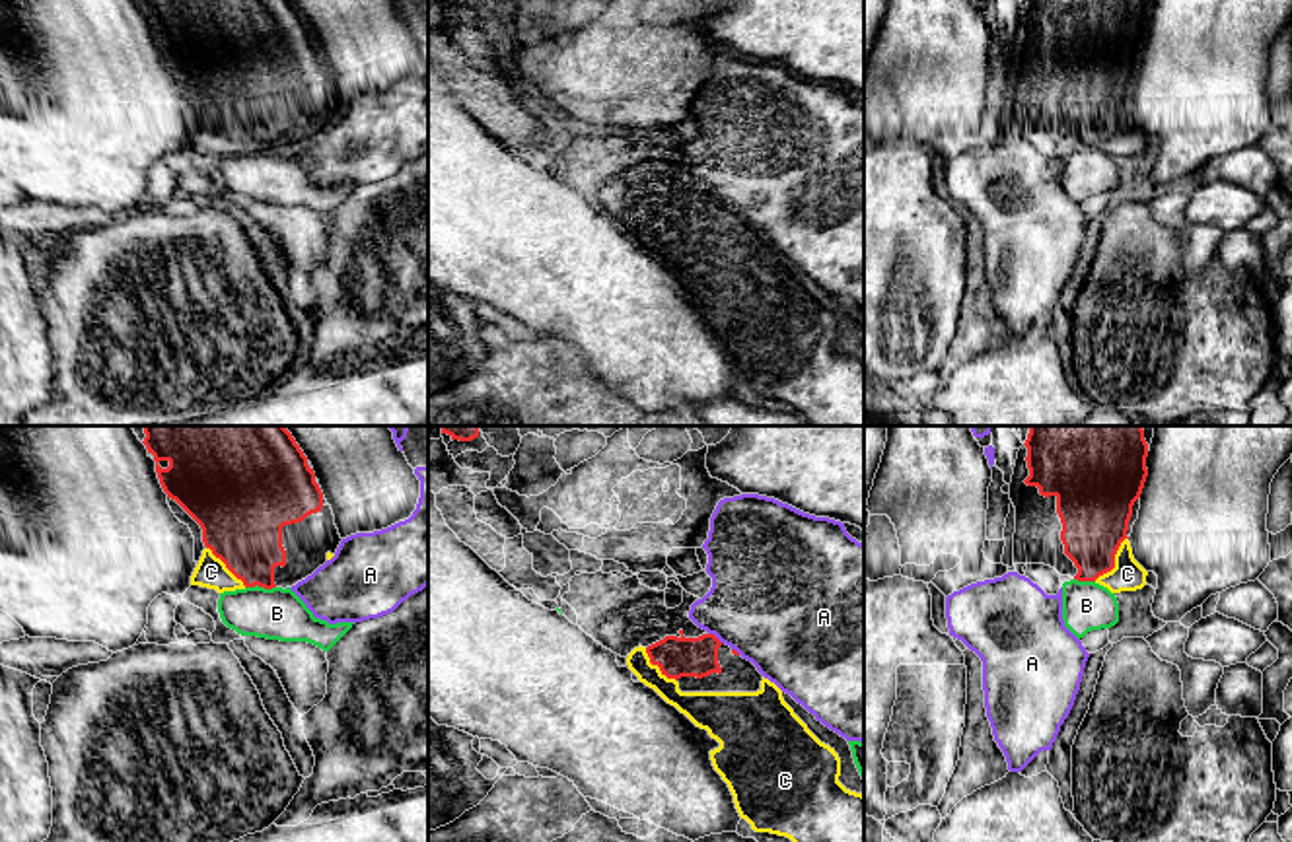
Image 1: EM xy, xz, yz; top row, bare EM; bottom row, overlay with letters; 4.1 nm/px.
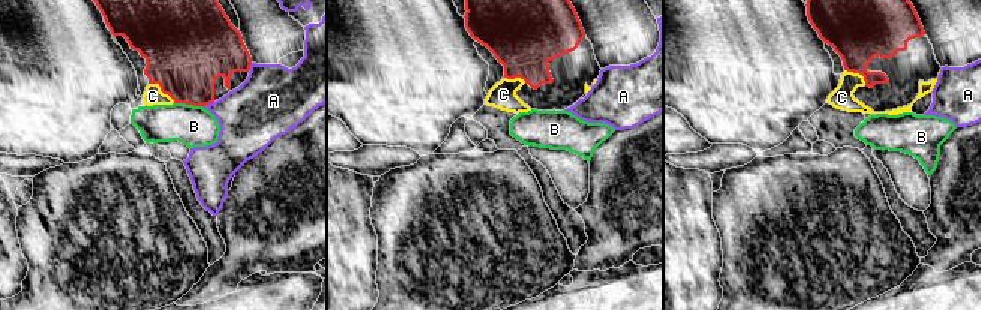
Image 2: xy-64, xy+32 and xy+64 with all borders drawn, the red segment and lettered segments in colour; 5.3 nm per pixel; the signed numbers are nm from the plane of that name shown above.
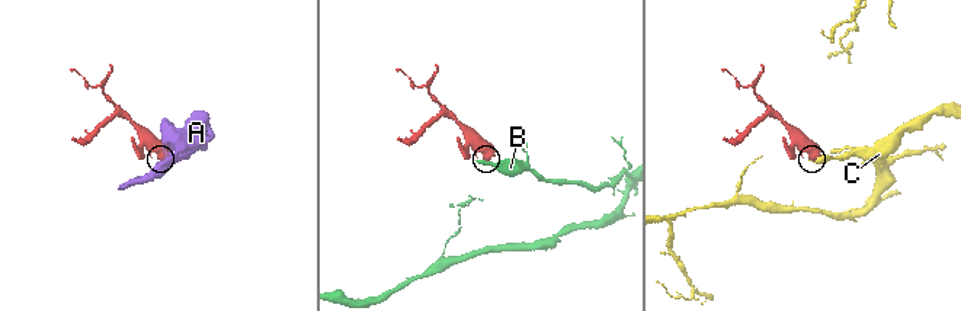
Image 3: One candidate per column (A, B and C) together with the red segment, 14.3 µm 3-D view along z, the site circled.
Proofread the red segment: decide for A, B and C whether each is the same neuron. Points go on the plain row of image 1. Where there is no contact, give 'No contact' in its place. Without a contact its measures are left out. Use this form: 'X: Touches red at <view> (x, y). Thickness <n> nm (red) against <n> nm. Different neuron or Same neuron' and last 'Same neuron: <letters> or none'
A: Touches red at xz (715, 201). Thickness 160 nm (red) against 460 nm. Different neuron
B: Touches red at xy (261, 150). Thickness 320 nm (red) against 220 nm. Different neuron
C: Touches red at yz (1113, 127). Thickness 300 nm (red) against 130 nm. Same neuron
Same neuron: C

